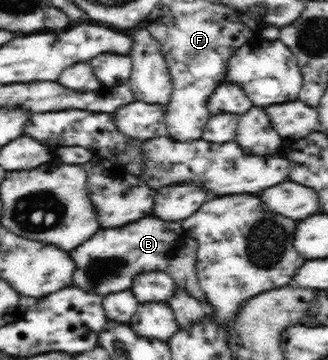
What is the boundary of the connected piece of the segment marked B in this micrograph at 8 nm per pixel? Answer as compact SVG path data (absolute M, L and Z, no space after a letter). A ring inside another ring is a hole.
M147 215L124 227L99 229L91 239L70 250L73 257L74 274L70 285L85 293L106 296L118 291L131 290L133 279L139 273L164 271L174 251L187 238L182 223L167 224L167 221ZM95 257L95 261L91 261Z

